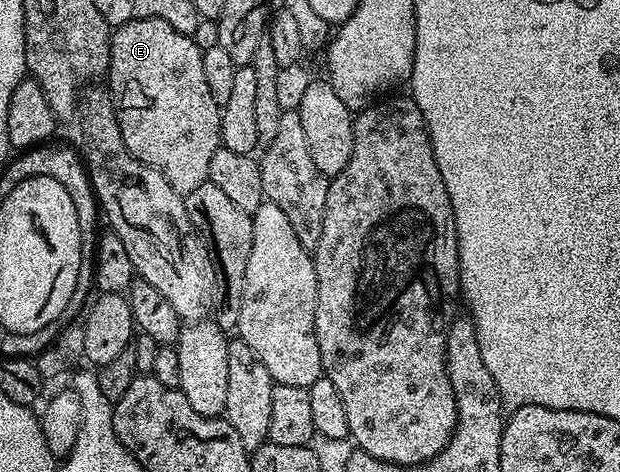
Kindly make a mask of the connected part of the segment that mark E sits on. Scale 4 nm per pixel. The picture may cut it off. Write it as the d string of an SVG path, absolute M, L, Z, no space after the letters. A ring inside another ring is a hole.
M147 17L134 19L112 29L110 63L106 84L116 102L116 118L122 139L132 157L156 169L174 187L174 191L187 195L194 187L208 180L210 158L220 144L220 104L210 95L206 74L202 71L204 50L199 49L191 35L178 31L166 19Z

